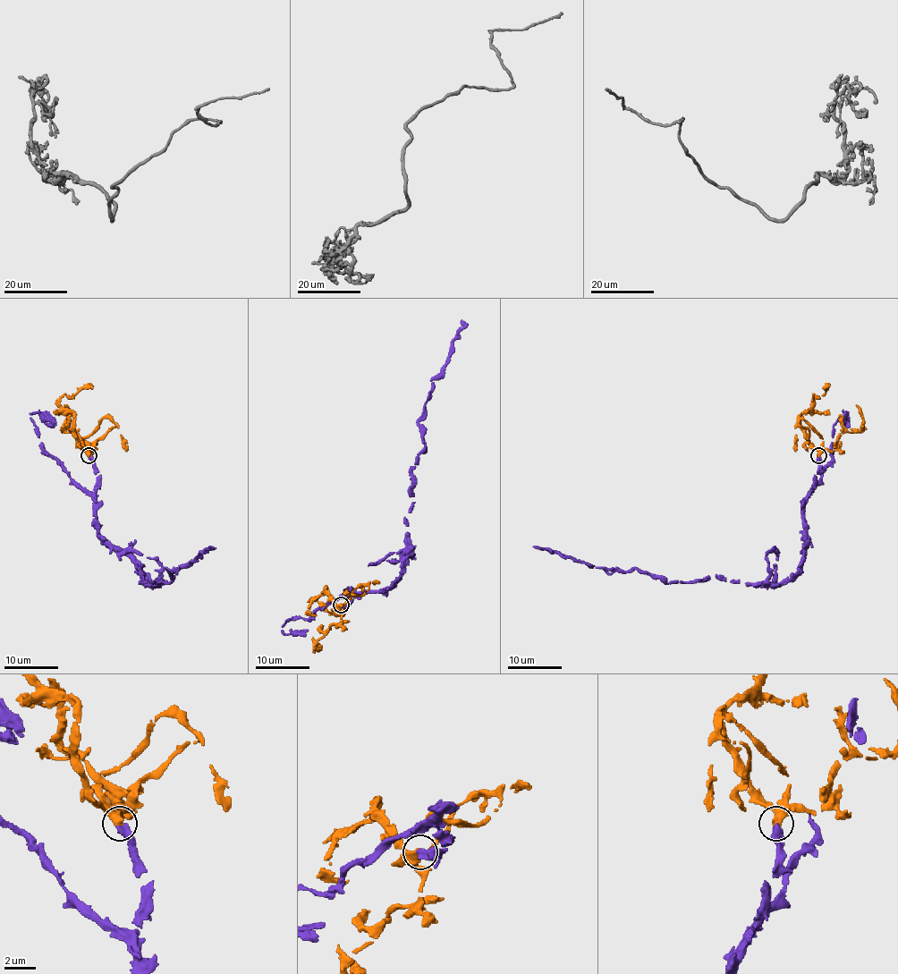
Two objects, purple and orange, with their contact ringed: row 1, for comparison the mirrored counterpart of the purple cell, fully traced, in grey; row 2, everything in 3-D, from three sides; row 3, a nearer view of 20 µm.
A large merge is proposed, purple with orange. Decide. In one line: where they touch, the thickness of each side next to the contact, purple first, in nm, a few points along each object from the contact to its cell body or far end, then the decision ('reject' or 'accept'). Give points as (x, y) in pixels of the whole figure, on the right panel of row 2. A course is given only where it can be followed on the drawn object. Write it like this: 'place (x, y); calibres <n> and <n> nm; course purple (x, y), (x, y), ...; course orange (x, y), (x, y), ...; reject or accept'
place (818, 455); calibres 500 and 600 nm; course purple (818, 456), (804, 507), (802, 566), (778, 583), (665, 583), (636, 569), (612, 571), (533, 546); course orange (818, 454), (801, 426), (800, 415), (810, 407), (813, 395), (820, 398), (828, 385); accept

